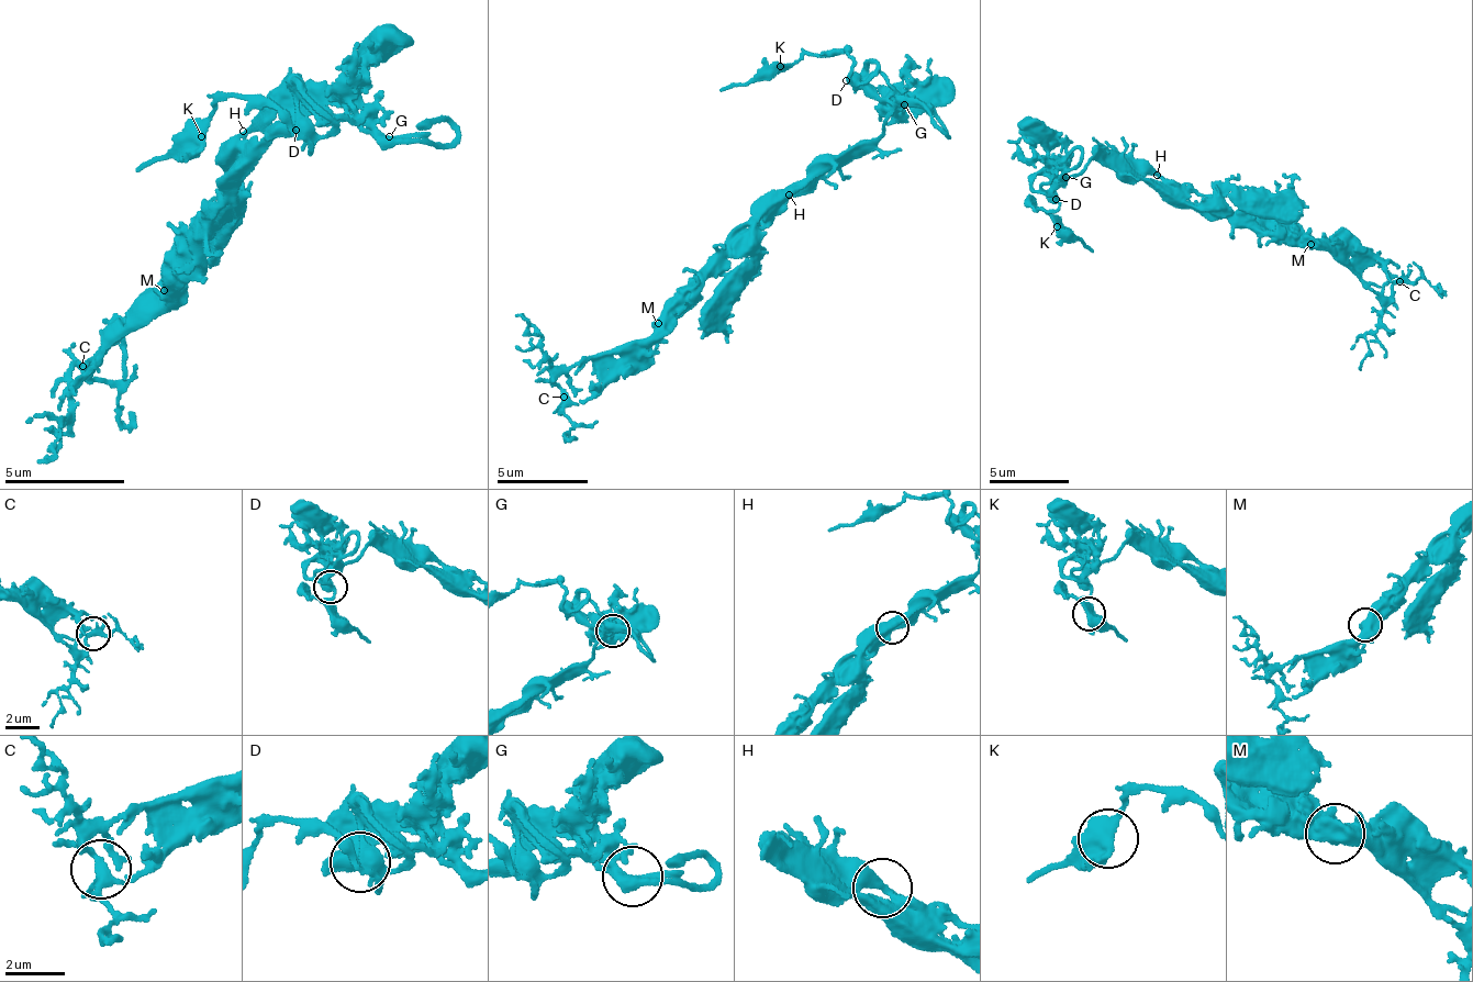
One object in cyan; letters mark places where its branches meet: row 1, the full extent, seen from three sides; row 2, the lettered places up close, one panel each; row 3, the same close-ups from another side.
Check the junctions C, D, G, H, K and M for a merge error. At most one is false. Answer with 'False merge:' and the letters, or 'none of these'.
False merge: none of these

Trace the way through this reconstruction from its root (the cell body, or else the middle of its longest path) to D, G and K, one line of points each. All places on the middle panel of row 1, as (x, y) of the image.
D: (795, 191), (805, 187), (827, 164), (881, 133), (888, 112), (893, 109), (846, 80)
G: (795, 191), (805, 187), (827, 164), (876, 137), (883, 131), (888, 116), (906, 107)
K: (795, 191), (827, 164), (881, 133), (893, 109), (861, 80), (850, 79), (852, 59), (844, 48), (780, 66)

